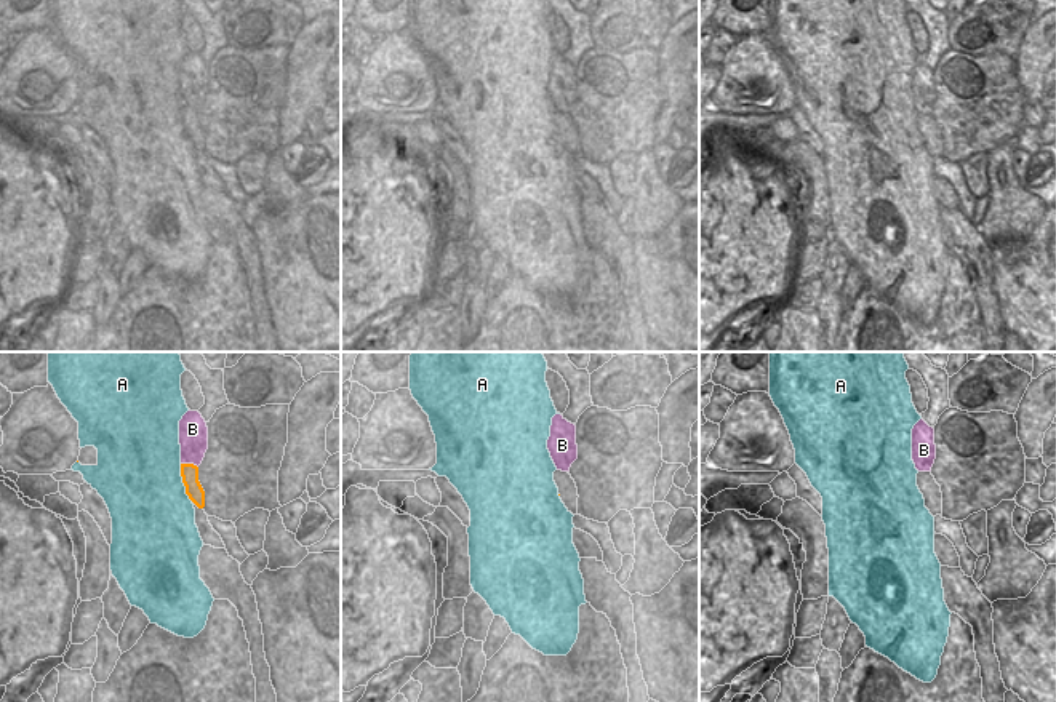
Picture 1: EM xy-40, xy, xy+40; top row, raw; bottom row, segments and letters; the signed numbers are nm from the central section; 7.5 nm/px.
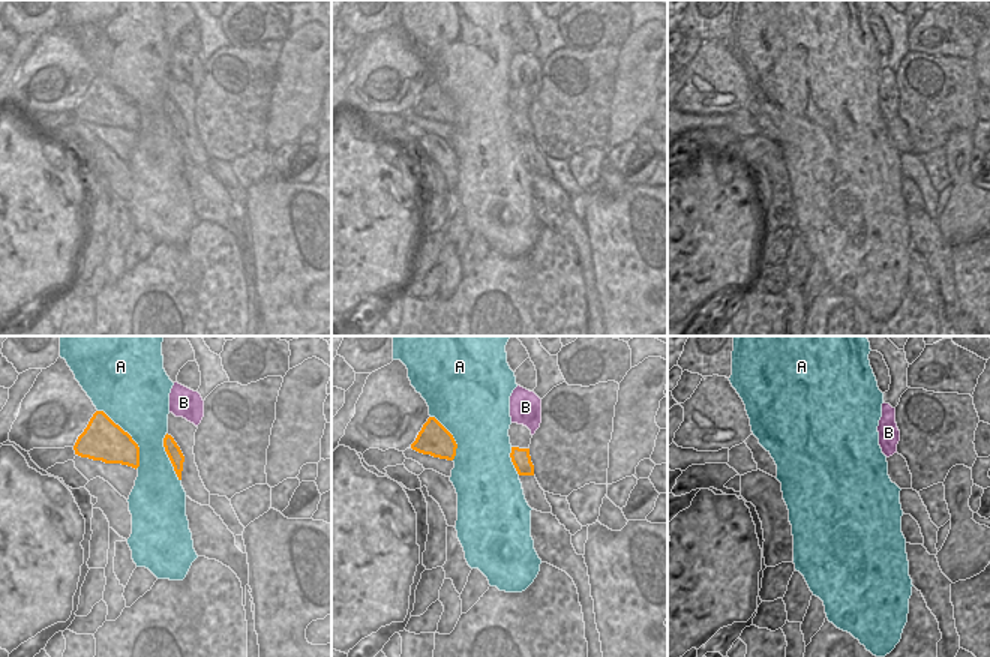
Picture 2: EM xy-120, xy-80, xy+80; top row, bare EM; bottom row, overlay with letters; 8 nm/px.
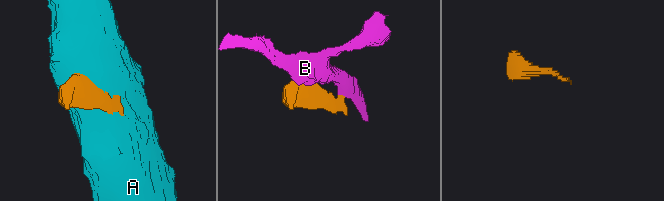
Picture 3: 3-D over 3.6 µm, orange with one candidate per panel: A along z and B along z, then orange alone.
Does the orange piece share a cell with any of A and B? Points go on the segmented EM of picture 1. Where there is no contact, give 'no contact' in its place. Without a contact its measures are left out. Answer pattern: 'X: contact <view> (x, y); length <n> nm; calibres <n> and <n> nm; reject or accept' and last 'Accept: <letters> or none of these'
A: contact xy-40 (183, 482); length 300 nm; calibres 140 and 500 nm; reject
B: contact xy-40 (189, 464); length 140 nm; calibres 140 and 220 nm; reject
Accept: none of these

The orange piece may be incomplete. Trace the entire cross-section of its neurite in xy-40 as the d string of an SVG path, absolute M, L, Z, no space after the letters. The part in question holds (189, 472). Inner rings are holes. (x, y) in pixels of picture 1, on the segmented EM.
M181 464L181 477L186 486L186 494L198 507L205 507L205 491L198 481L198 467L194 464Z

